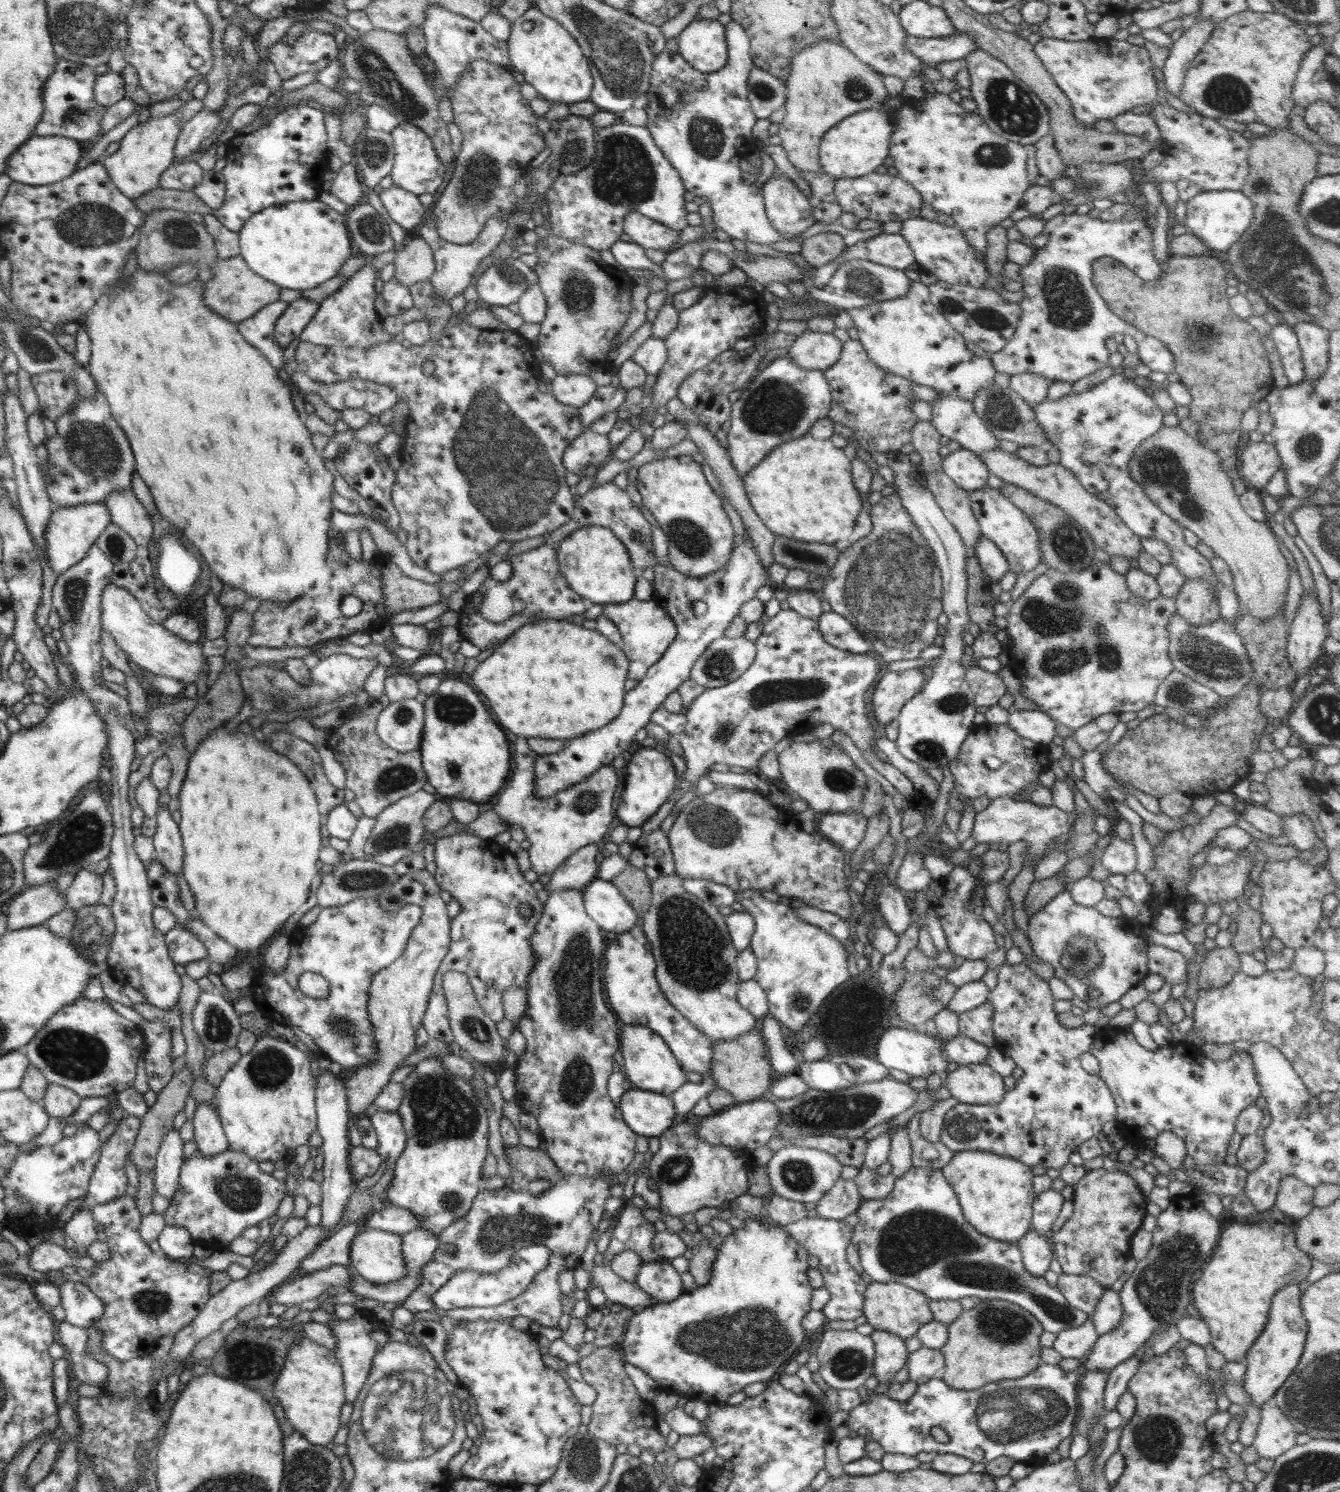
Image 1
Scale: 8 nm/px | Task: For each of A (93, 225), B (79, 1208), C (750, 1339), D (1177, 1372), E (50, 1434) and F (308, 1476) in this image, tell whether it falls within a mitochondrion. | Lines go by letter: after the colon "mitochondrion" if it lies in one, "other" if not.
A: mitochondrion
B: other
C: mitochondrion
D: other
E: other
F: mitochondrion

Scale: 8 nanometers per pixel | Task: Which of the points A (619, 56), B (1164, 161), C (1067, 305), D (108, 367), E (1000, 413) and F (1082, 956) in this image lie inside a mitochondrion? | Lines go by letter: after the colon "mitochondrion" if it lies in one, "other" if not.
A: mitochondrion
B: other
C: mitochondrion
D: other
E: mitochondrion
F: mitochondrion

